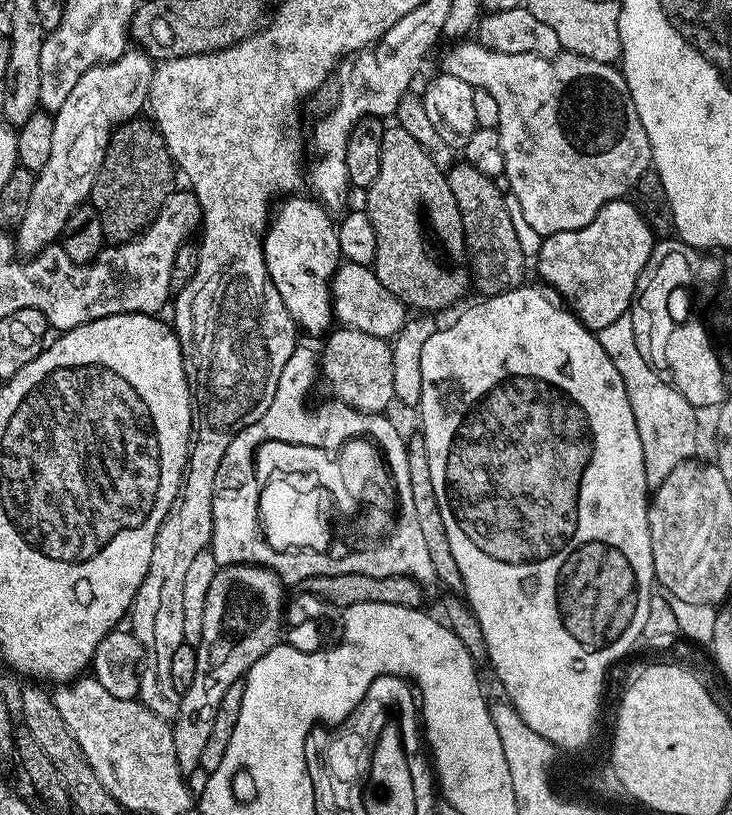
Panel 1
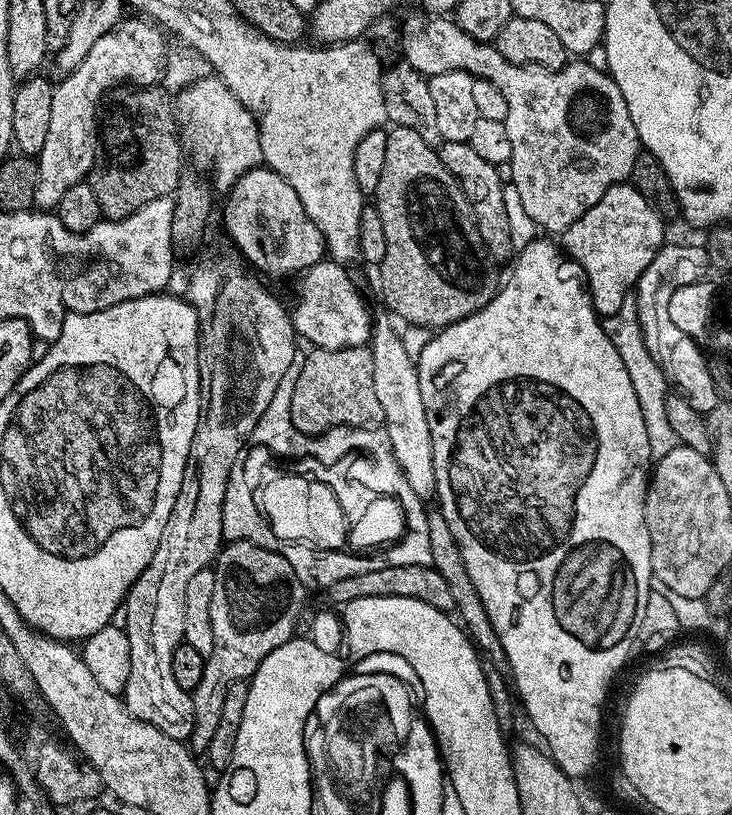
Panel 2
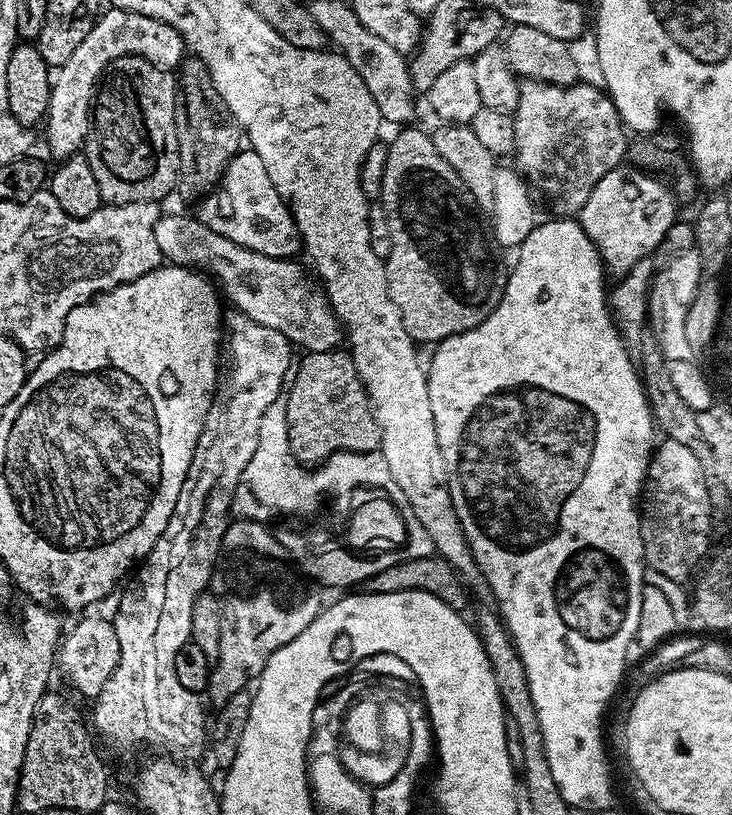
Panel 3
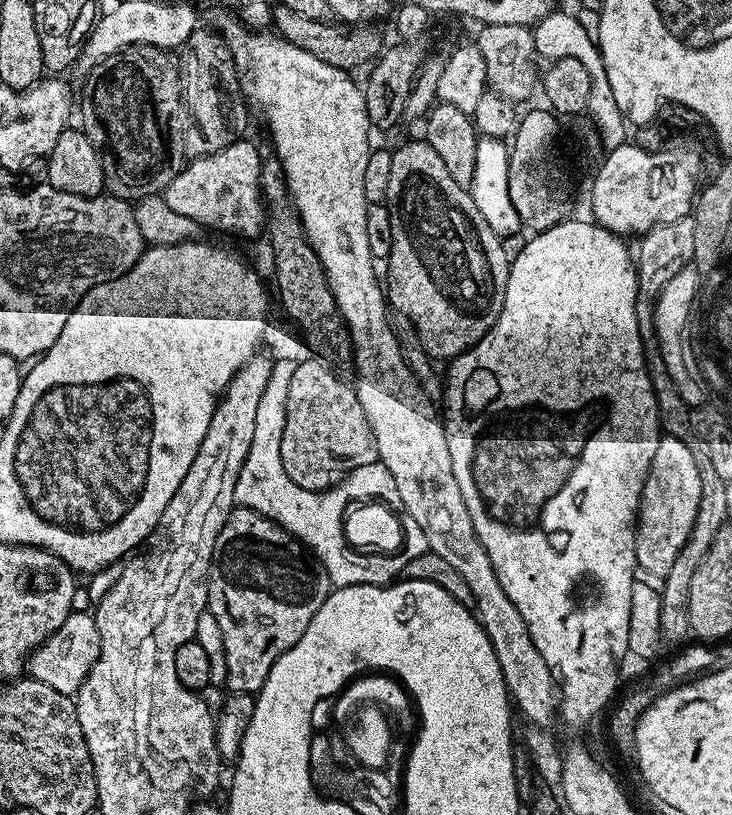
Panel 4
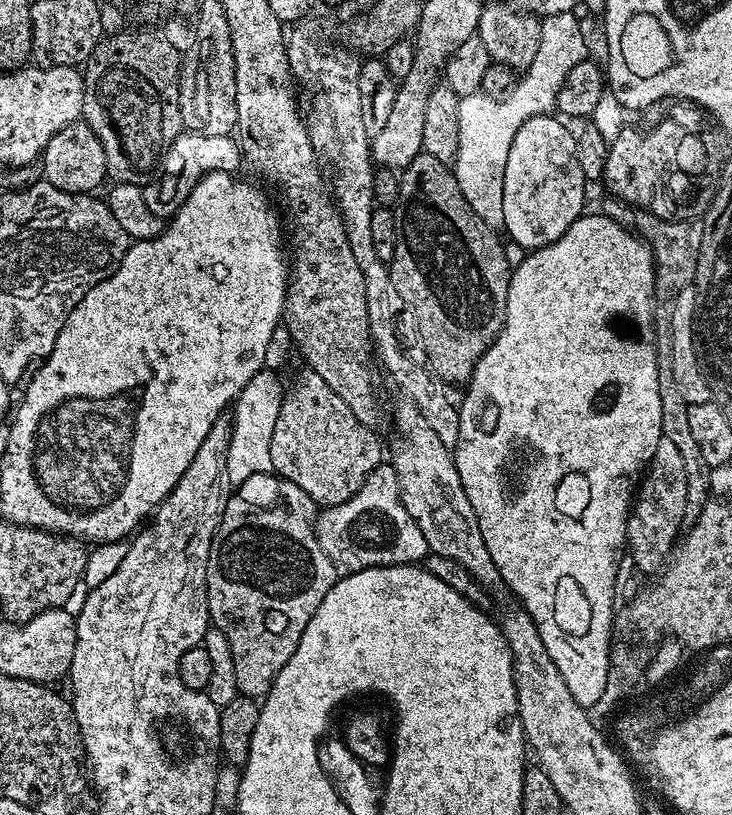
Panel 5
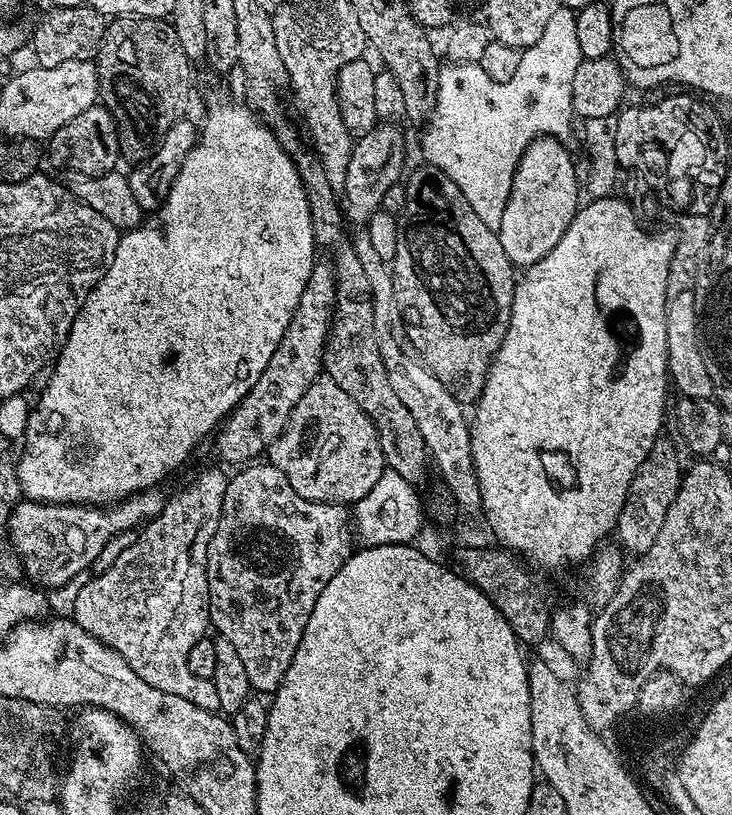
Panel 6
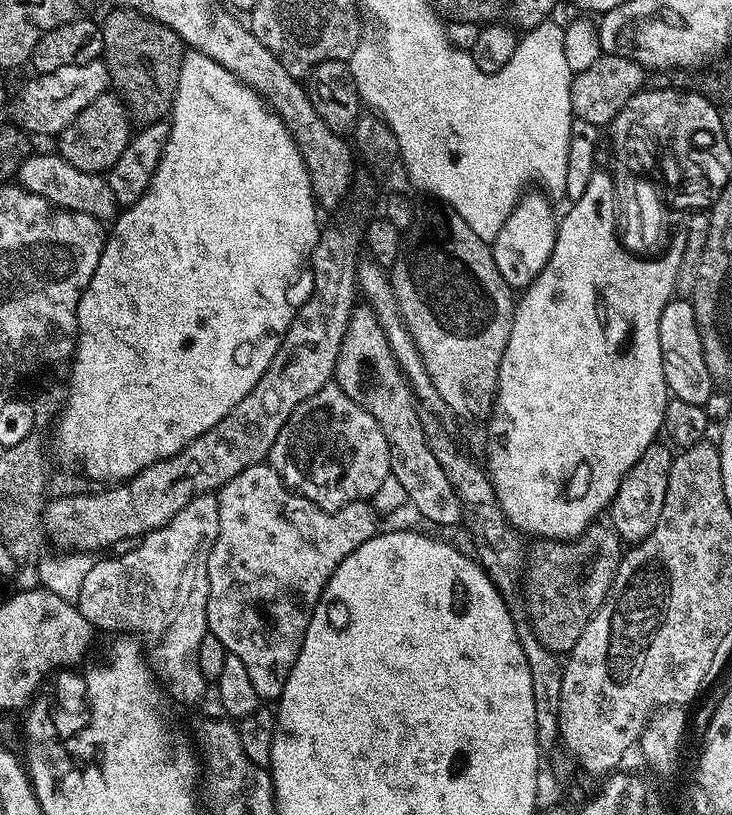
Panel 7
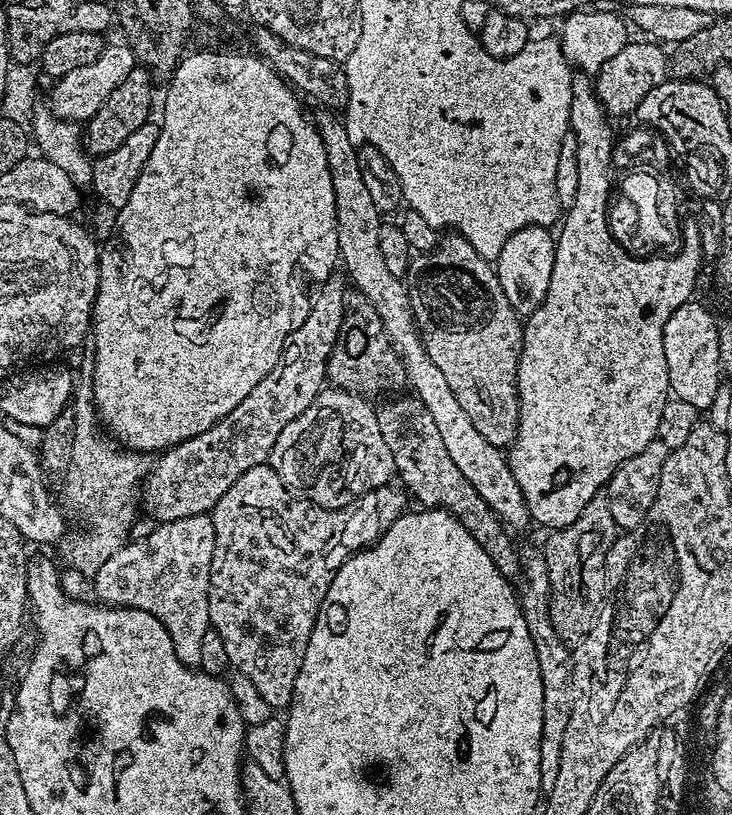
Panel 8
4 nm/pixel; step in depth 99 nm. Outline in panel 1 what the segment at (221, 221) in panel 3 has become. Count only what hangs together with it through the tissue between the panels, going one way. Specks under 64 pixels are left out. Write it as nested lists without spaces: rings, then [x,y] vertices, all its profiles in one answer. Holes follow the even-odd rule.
[[[292,194],[281,199],[271,213],[262,237],[266,270],[278,294],[282,294],[282,302],[286,302],[286,310],[290,310],[297,329],[304,331],[305,328],[310,335],[323,337],[334,324],[330,281],[342,263],[337,221],[319,200],[307,200],[300,195]]]

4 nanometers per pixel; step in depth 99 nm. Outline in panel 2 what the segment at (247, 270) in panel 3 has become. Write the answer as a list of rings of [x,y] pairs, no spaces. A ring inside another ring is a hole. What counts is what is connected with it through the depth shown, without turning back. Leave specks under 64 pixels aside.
[[[325,258],[308,268],[299,277],[300,282],[296,302],[290,310],[292,327],[303,341],[306,339],[310,342],[311,347],[328,350],[358,348],[365,347],[372,339],[374,316],[371,316],[363,296],[354,286],[351,276],[345,268],[347,267],[343,263],[331,258]]]

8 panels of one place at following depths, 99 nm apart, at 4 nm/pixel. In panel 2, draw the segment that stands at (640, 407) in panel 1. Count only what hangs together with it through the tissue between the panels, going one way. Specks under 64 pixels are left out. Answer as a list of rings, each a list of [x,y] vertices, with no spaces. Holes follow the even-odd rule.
[[[629,293],[622,305],[612,315],[603,317],[601,321],[603,332],[614,348],[621,355],[622,362],[625,363],[626,372],[633,383],[634,392],[638,397],[639,406],[642,409],[643,421],[646,425],[646,434],[650,443],[650,450],[653,459],[660,459],[679,447],[679,441],[674,434],[666,414],[666,397],[668,395],[669,383],[665,378],[664,371],[654,362],[646,348],[644,335],[641,332],[640,319],[638,318],[637,300],[635,293]]]

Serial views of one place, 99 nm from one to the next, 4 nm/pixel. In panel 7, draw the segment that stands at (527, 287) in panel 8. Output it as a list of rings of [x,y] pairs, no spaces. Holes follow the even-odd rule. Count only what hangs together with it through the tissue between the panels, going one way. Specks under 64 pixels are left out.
[[[531,192],[521,195],[516,209],[506,218],[502,230],[491,245],[496,265],[503,274],[504,281],[513,290],[523,290],[535,282],[556,245],[558,216],[552,213],[552,204],[546,197]]]

